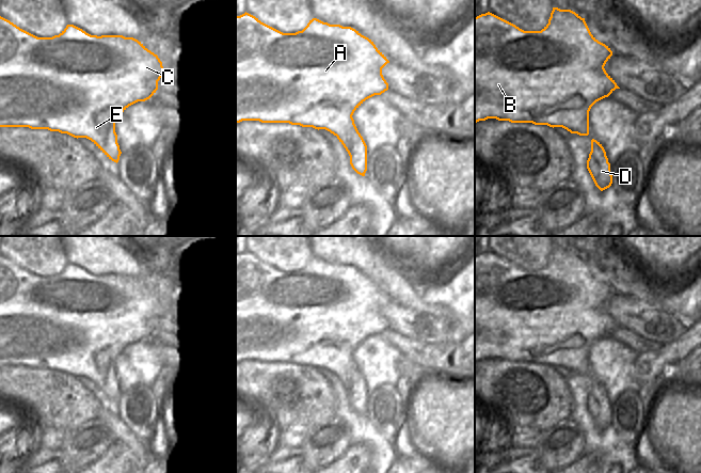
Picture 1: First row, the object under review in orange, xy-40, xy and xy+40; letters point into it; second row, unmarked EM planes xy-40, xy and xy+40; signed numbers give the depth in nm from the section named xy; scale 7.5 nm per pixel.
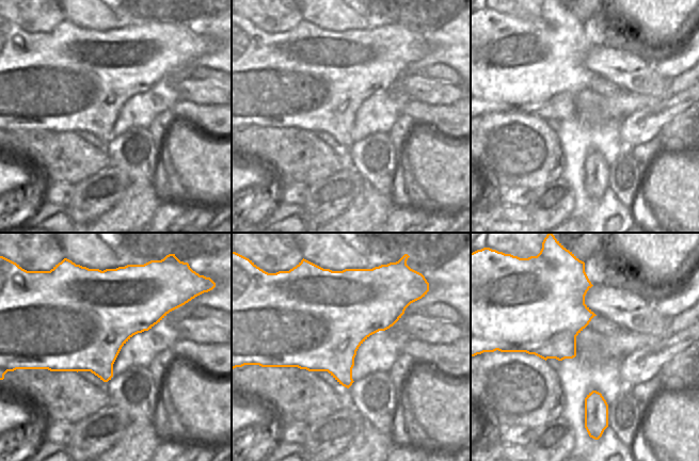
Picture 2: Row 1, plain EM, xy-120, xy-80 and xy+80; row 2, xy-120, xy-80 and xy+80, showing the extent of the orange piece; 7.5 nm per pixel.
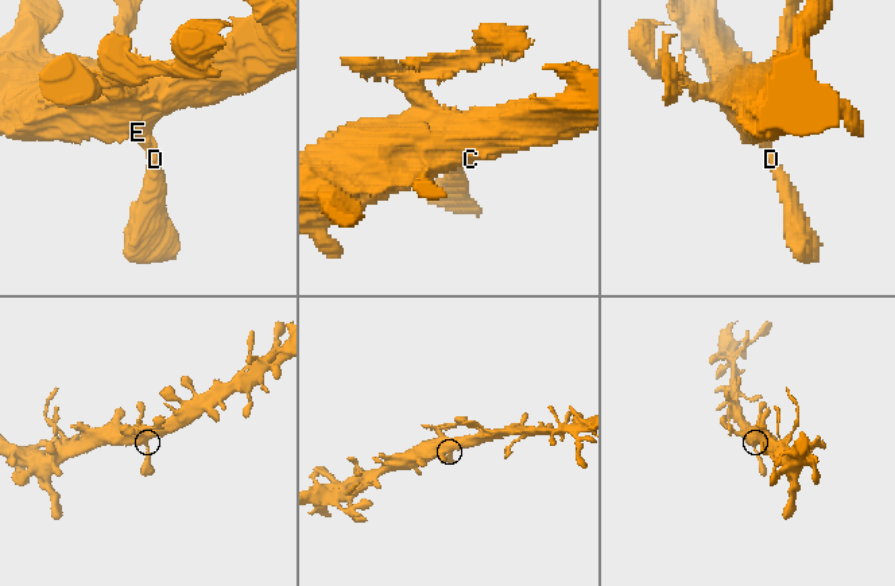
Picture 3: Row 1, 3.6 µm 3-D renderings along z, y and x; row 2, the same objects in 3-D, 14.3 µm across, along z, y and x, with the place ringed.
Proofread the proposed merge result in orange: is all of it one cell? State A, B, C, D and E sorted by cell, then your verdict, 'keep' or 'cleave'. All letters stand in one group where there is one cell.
A B C D E; keep

